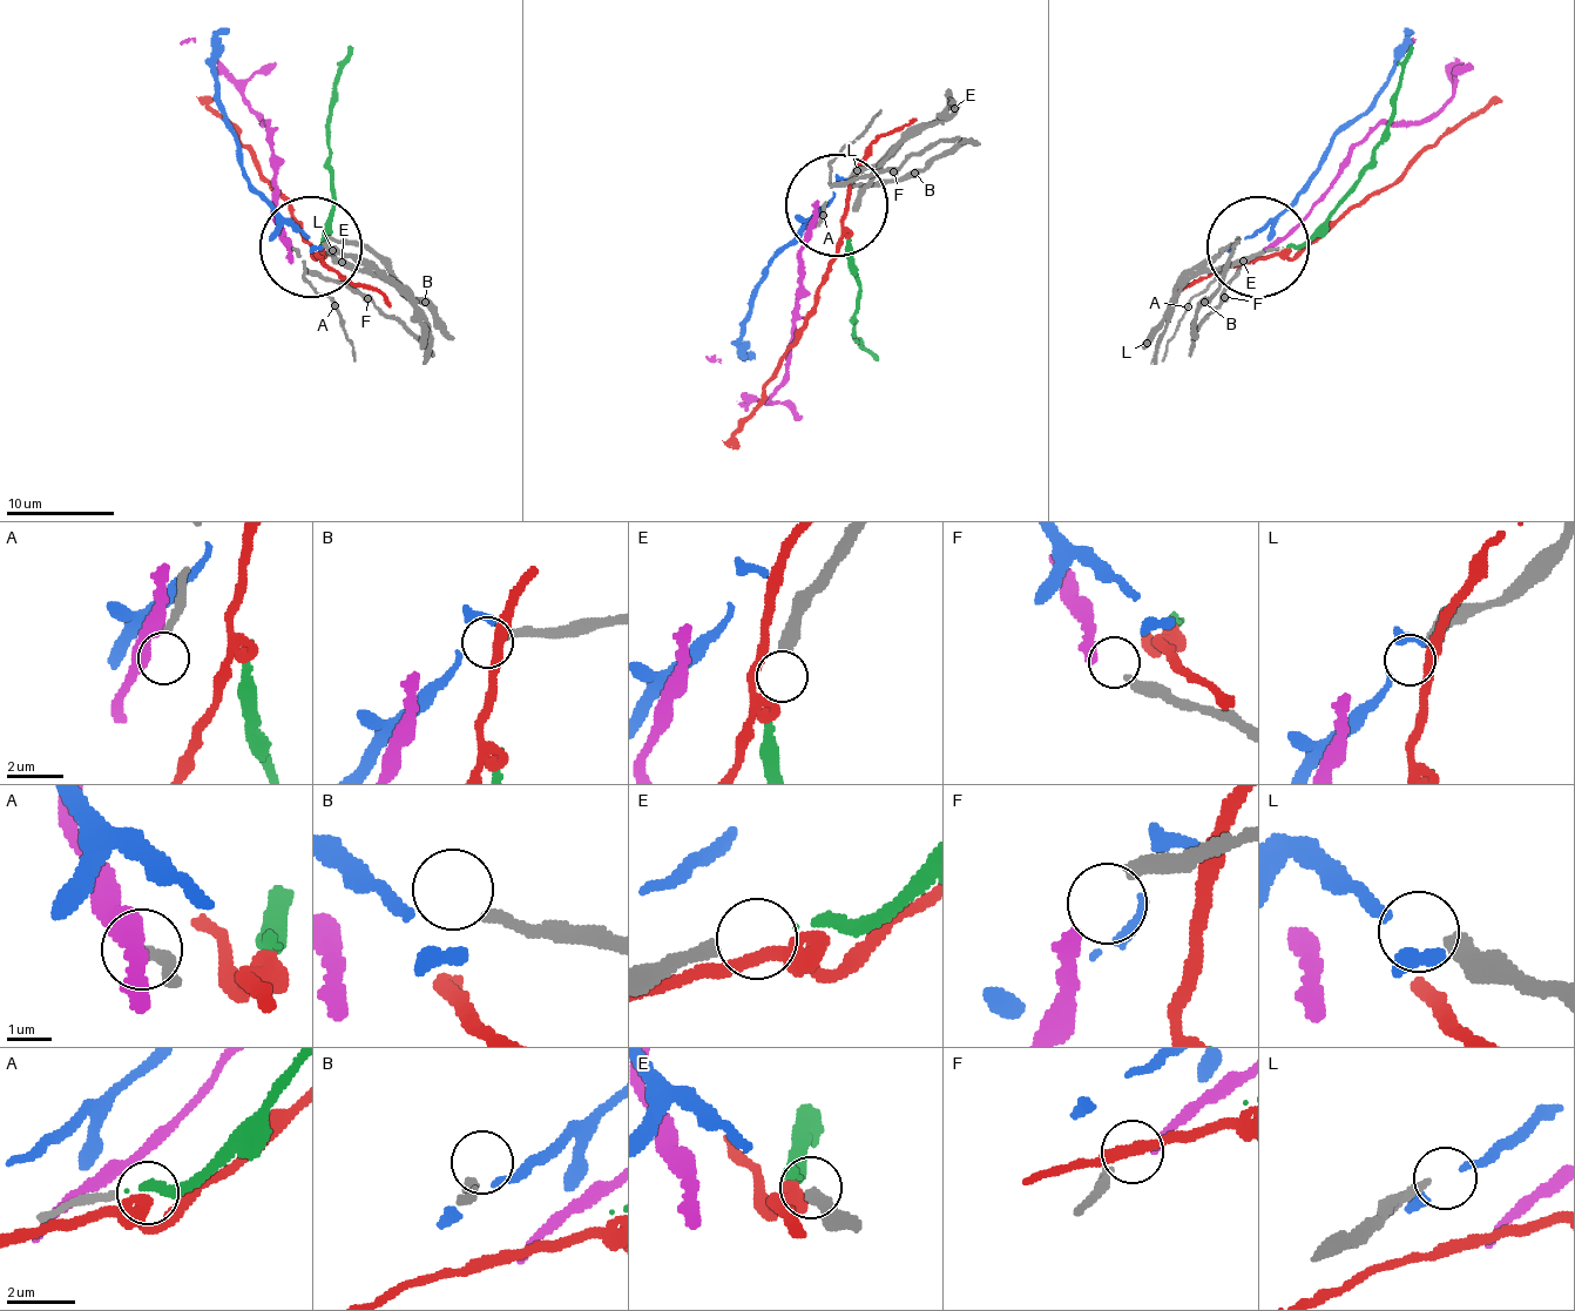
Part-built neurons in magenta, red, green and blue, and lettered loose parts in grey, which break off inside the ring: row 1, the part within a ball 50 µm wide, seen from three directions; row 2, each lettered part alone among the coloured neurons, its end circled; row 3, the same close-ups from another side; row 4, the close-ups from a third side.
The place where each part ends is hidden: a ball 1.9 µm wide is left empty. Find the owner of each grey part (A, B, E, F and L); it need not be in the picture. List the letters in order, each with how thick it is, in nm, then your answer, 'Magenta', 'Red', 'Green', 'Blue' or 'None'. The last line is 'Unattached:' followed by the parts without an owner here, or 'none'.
A: Thickness 260 nm. None
B: Thickness 240 nm. None
E: Thickness 400 nm. Green
F: Thickness 300 nm. Magenta
L: Thickness 360 nm. Blue
Unattached: A, B

